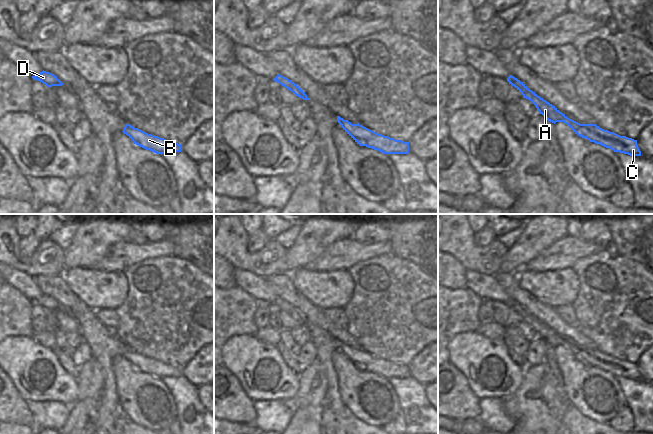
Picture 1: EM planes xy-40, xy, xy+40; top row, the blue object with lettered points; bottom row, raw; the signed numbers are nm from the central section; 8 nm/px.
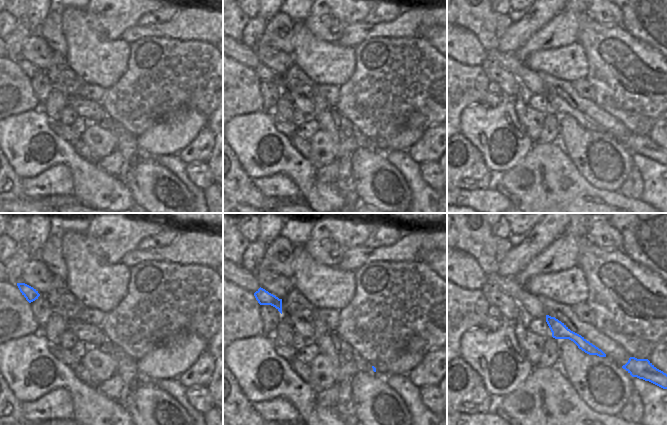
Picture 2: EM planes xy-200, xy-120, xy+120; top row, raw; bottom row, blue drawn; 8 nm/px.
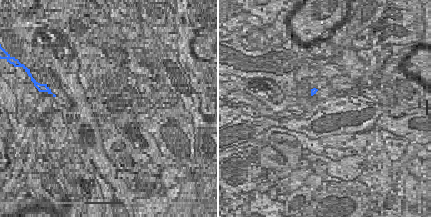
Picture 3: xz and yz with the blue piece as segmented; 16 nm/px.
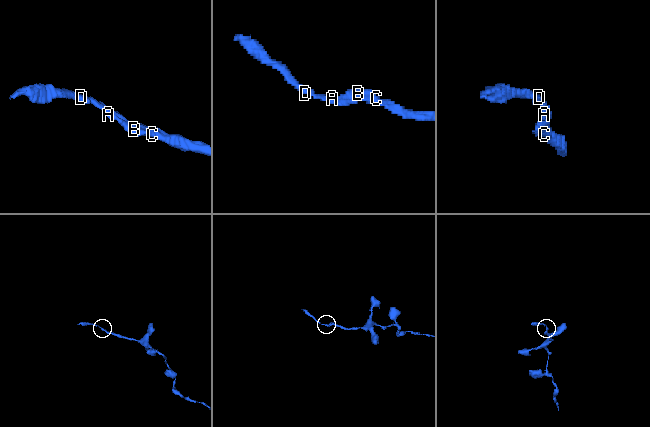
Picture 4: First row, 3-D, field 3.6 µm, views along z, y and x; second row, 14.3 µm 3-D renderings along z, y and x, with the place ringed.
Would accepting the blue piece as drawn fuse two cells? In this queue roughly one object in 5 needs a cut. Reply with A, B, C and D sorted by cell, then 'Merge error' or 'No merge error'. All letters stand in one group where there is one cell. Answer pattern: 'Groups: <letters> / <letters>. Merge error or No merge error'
Groups: A B C D. No merge error

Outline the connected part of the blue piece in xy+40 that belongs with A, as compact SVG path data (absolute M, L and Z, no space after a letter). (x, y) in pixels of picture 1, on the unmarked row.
M509 299L507 305L523 319L523 322L530 324L539 335L539 338L542 338L548 345L554 348L556 346L564 346L578 360L610 372L614 376L620 376L630 380L641 380L637 364L604 354L596 348L580 348L568 342L555 330L538 320L514 300Z

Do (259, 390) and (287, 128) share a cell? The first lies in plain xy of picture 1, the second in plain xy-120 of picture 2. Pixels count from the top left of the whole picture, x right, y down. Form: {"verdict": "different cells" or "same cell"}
{"verdict": "different cells"}

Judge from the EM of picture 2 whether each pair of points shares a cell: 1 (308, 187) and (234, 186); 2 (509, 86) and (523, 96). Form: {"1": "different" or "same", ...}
{"1": "different", "2": "different"}

